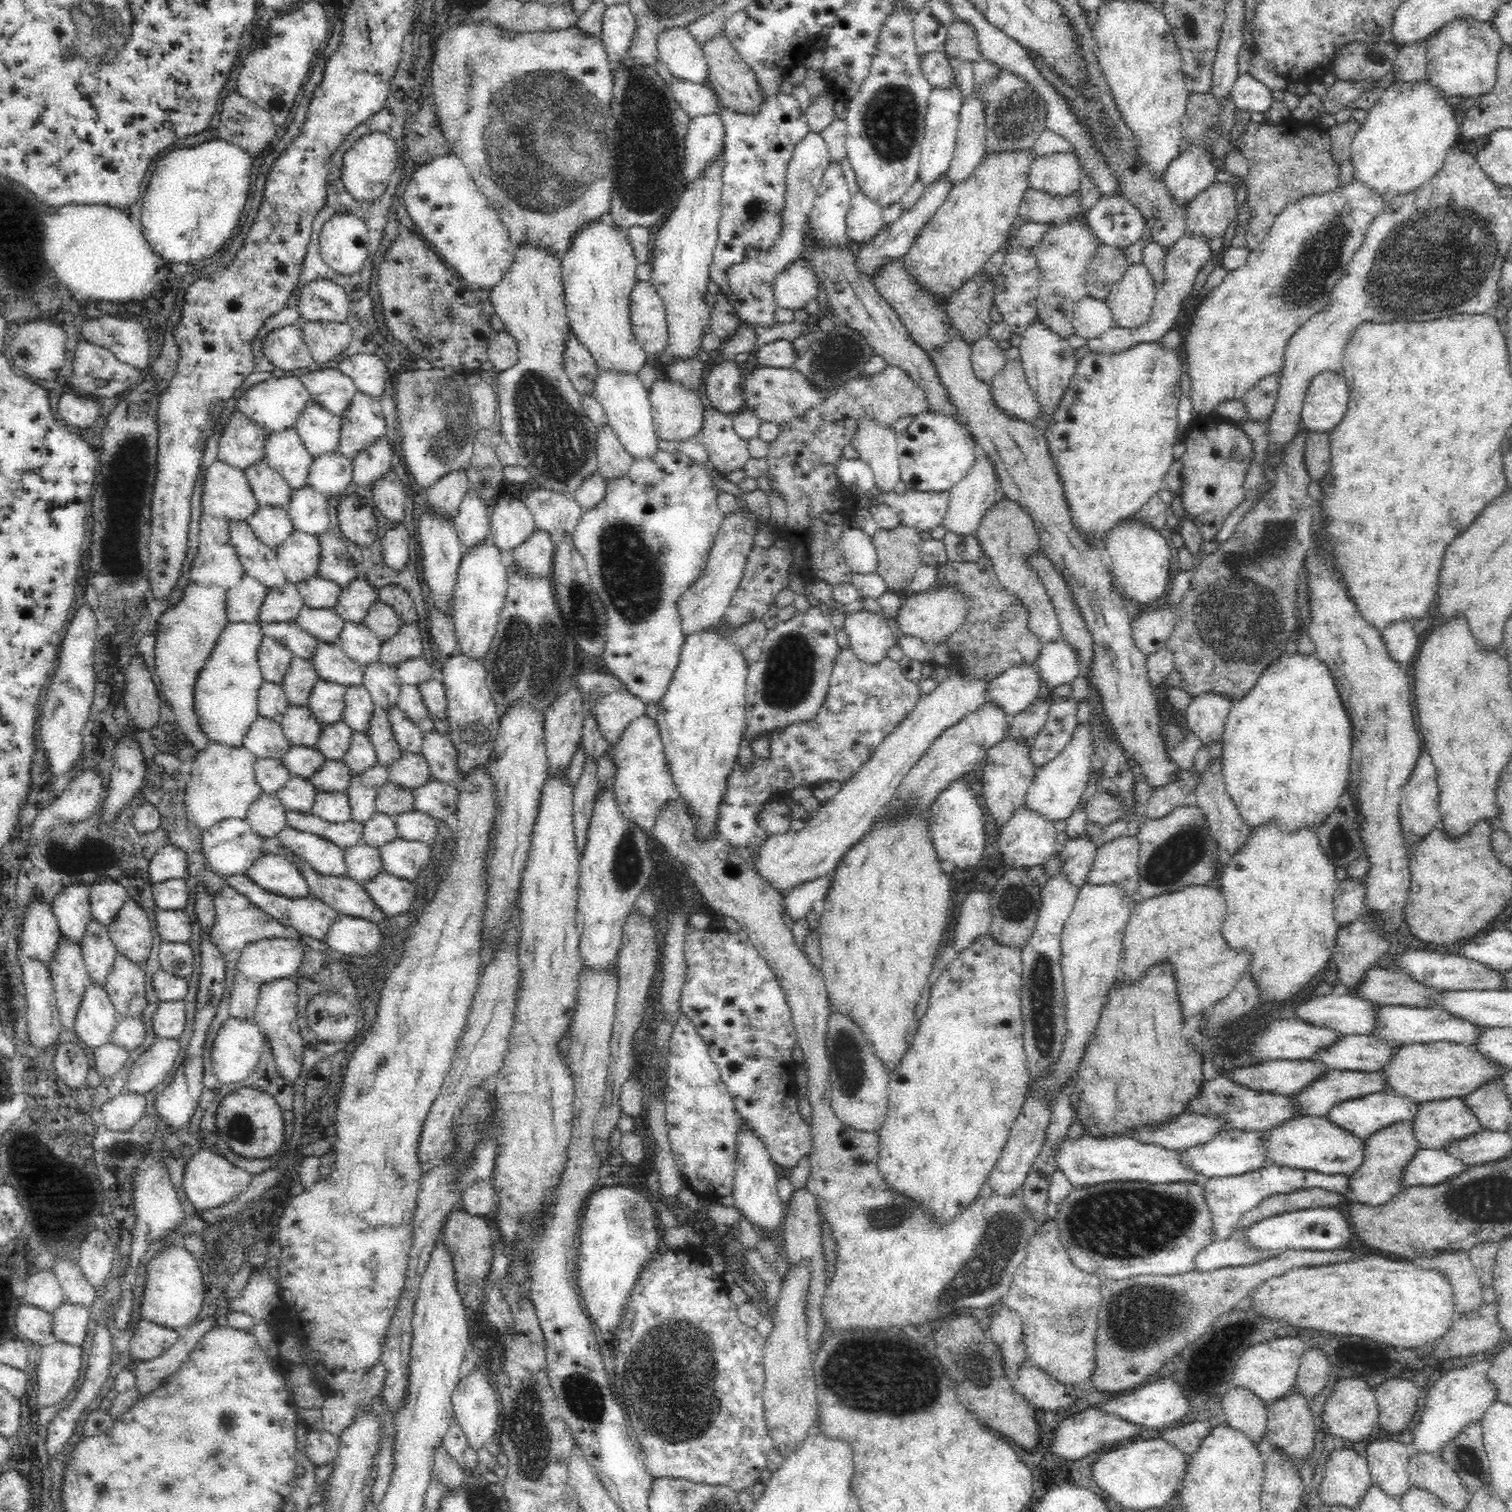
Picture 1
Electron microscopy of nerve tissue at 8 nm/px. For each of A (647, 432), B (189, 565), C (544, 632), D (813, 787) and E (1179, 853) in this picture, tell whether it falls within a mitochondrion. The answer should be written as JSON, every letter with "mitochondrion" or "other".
{"A":"other","B":"other","C":"mitochondrion","D":"other","E":"mitochondrion"}

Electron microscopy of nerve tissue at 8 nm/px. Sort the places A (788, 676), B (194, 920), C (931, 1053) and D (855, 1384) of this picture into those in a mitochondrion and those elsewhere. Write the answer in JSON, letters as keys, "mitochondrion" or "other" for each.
{"A":"mitochondrion","B":"other","C":"other","D":"mitochondrion"}

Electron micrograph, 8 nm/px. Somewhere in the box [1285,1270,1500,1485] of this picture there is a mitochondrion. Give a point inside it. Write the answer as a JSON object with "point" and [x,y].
{"point":[1470,1461]}

